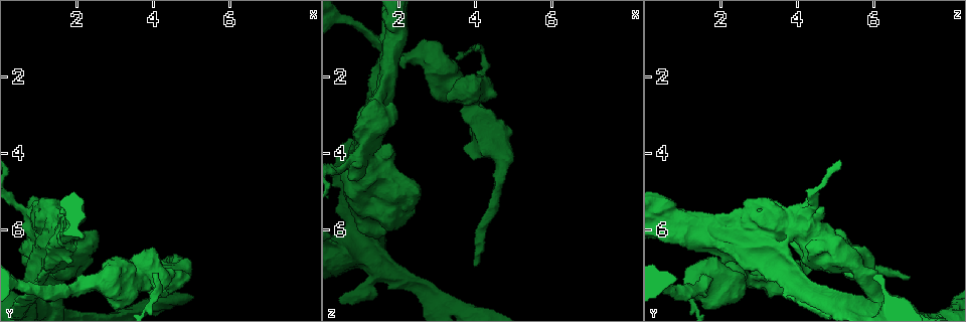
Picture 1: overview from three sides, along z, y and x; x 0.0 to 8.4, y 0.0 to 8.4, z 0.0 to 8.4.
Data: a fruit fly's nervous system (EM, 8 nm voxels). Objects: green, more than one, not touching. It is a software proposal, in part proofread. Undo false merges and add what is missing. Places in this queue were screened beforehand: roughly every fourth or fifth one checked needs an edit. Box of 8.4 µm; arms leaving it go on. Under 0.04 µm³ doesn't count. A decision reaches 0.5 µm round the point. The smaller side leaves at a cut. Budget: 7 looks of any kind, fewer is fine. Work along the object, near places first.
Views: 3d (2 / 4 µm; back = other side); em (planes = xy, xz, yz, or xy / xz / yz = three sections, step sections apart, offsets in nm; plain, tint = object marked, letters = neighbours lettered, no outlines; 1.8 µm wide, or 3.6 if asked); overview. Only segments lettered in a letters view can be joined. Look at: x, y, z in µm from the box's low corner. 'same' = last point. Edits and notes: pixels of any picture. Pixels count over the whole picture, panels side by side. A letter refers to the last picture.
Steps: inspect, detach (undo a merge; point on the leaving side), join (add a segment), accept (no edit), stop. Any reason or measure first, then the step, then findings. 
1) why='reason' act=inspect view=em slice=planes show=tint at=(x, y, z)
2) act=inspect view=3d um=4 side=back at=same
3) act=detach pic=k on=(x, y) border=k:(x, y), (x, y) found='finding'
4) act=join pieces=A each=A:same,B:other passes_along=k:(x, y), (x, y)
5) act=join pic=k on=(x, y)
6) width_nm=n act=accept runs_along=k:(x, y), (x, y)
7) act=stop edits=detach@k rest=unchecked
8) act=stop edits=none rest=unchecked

why='end of a long branch' act=inspect view=em slice=planes show=letters at=(4.00, 7.30, 6.85)

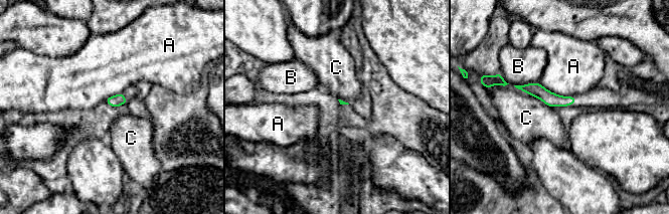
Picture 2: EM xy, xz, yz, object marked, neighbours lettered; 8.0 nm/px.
act=accept each=A:other,B:other,C:other found='no lettered segment goes on from it'

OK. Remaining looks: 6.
why='free end' act=inspect view=em um=3.6 slice=xy step=4 show=letters at=(4.95, 7.25, 3.35)

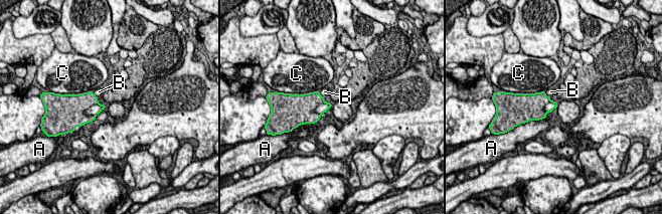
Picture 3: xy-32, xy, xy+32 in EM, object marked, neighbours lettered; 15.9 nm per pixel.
why='cut it another way' act=inspect view=em um=3.6 slice=planes show=letters at=same

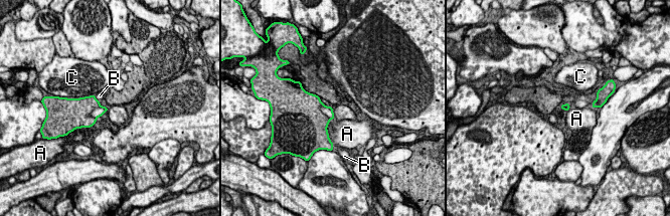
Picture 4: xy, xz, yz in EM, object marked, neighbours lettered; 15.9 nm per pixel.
act=detach pic=4 on=(76, 113) each=A:other,B:other,C:other border=4:(100, 104), (91, 114), (95, 119) found='two cells meet here'

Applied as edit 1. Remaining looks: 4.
why='see it whole again' act=inspect view=overview

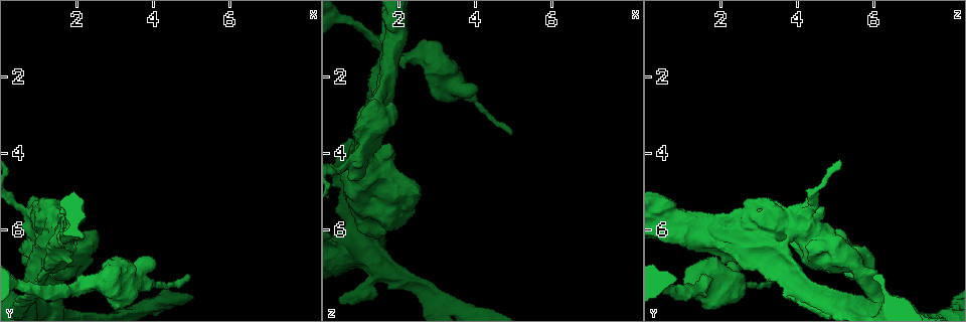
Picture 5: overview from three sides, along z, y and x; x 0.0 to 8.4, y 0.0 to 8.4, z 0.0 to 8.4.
act=inspect view=3d um=4 at=(1.80, 5.75, 1.15)

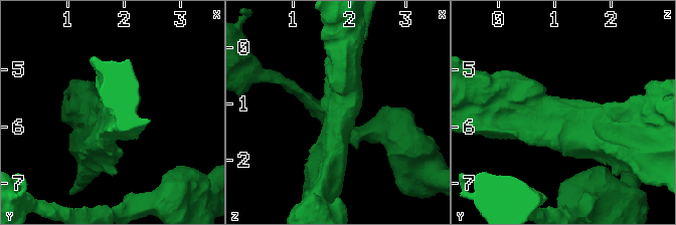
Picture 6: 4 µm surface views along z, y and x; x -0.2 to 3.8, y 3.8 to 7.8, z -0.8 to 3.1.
why='now the EM' act=inspect view=em slice=planes show=letters at=(1.80, 5.75, 1.15)

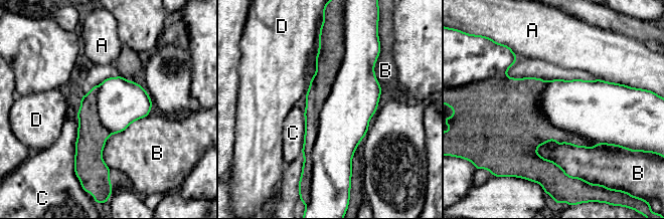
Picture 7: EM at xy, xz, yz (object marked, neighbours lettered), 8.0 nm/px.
longest_contact=B:480nm act=detach pic=7 on=(327, 68) each=A:other,B:other,C:other,D:other border=7:(344, 38), (311, 161) found='a second cell is stuck on'

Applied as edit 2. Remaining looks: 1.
act=stop edits=detach@4,detach@7 rest=unchecked

